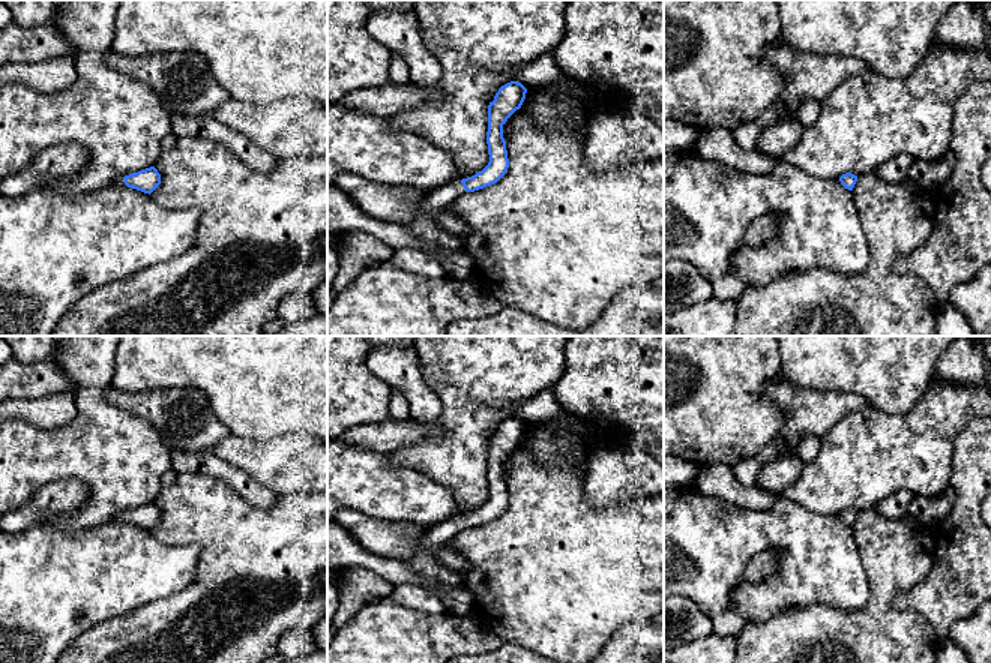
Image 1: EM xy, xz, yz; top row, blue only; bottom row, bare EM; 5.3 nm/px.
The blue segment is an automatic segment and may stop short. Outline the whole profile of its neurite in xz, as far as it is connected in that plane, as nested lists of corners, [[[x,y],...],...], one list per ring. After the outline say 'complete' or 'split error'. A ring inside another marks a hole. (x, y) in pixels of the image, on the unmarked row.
[[[511,417],[499,424],[494,436],[488,441],[488,501],[471,513],[431,525],[419,552],[413,558],[407,561],[396,561],[393,558],[372,555],[366,552],[348,531],[345,531],[336,522],[330,522],[327,524],[327,568],[342,570],[360,567],[372,572],[395,585],[393,592],[387,598],[411,610],[423,614],[444,612],[452,615],[480,618],[477,602],[473,592],[467,588],[464,574],[438,564],[434,558],[434,554],[440,546],[446,544],[464,528],[474,528],[491,522],[508,508],[509,495],[506,477],[503,474],[503,460],[517,446],[521,444],[526,435],[526,429],[527,424],[518,417]]]; split error

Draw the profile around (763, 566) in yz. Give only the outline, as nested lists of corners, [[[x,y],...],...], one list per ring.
[[[773,550],[761,552],[749,561],[745,570],[745,579],[754,584],[763,582],[773,576],[776,568],[778,568],[776,554]]]

